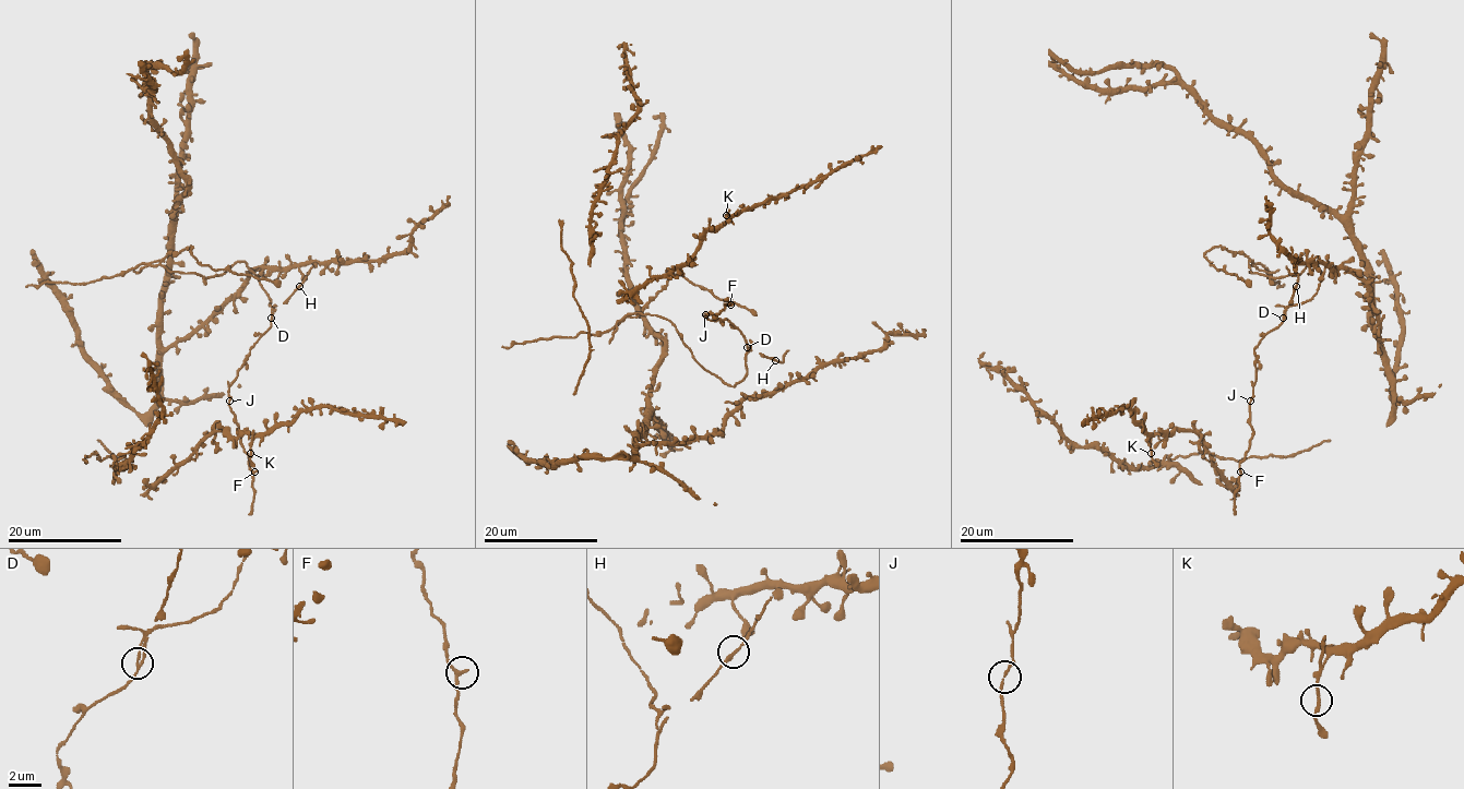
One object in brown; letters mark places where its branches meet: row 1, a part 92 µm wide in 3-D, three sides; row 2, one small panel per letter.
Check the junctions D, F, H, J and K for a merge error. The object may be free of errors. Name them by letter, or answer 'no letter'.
D

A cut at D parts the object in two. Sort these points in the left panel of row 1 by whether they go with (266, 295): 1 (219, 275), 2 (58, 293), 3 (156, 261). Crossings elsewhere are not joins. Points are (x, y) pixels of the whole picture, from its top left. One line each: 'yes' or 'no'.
1: yes
2: no
3: yes

